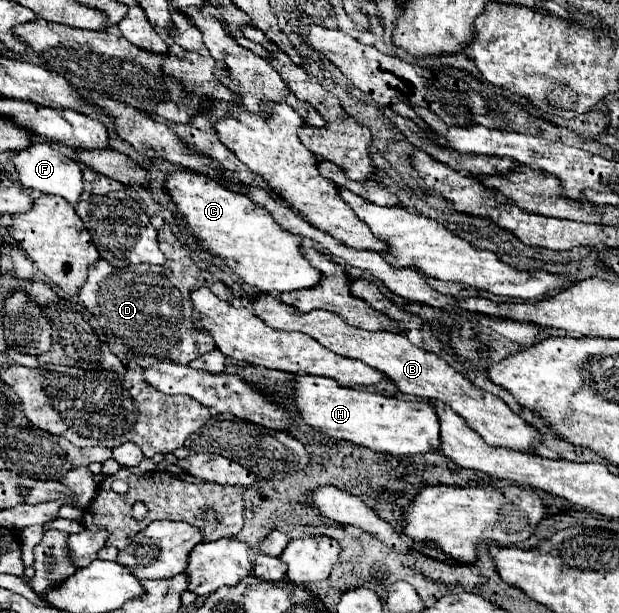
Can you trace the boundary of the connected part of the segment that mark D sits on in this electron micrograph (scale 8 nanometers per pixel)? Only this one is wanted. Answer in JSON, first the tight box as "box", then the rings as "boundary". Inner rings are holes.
{"box":[78,225,233,367],"boundary":[[[162,225],[162,229],[158,231],[158,241],[160,241],[160,249],[162,249],[162,253],[166,257],[166,263],[162,267],[156,267],[156,265],[130,265],[130,267],[118,269],[118,267],[112,267],[108,261],[100,259],[94,265],[90,265],[88,281],[80,289],[78,297],[80,297],[82,305],[98,319],[100,327],[104,329],[104,333],[108,337],[110,351],[116,357],[120,357],[122,361],[134,361],[140,367],[148,367],[154,361],[168,361],[168,363],[188,365],[194,357],[200,357],[204,353],[212,351],[214,349],[214,339],[210,339],[208,333],[198,333],[198,329],[194,329],[192,315],[186,317],[186,309],[192,309],[192,305],[190,305],[190,299],[186,299],[186,295],[182,295],[182,293],[190,291],[190,289],[207,287],[224,301],[229,301],[233,298],[233,295],[223,282],[211,273],[196,267],[196,263],[188,257],[188,251],[178,243],[174,233],[170,231],[170,225]],[[172,283],[182,283],[182,289],[180,289],[182,297],[178,297],[178,293],[170,293]]]}

